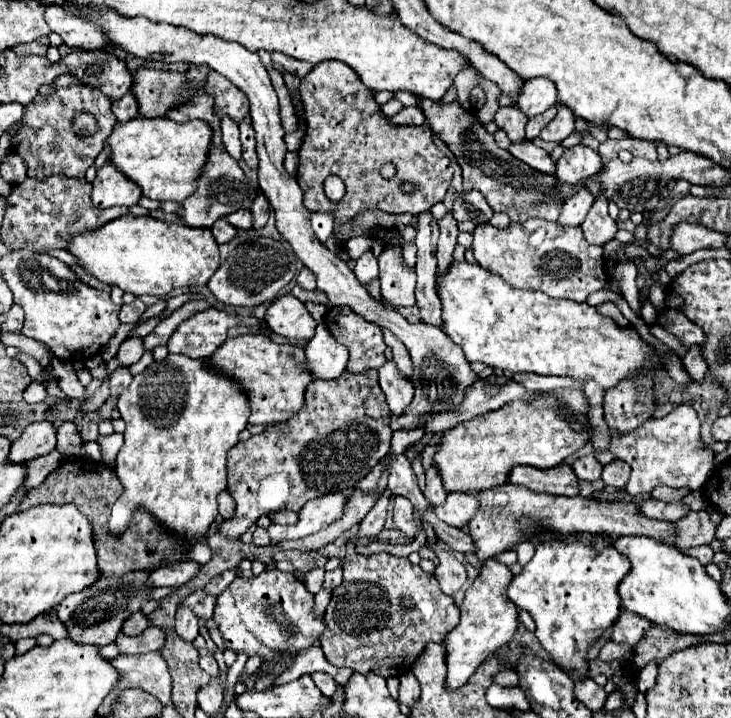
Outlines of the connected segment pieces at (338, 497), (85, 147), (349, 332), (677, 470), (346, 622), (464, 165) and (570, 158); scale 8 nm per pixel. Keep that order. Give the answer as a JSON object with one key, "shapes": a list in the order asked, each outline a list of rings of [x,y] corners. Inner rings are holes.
{"shapes":[[[[327,494],[321,496],[313,502],[307,502],[301,512],[299,512],[299,522],[293,526],[279,526],[279,524],[271,524],[267,528],[269,536],[273,542],[281,542],[281,540],[297,540],[297,538],[305,538],[309,534],[315,534],[319,530],[323,530],[325,526],[333,524],[337,518],[341,518],[343,510],[347,504],[347,496],[345,494]]],[[[61,74],[55,78],[55,92],[37,96],[25,107],[21,126],[13,132],[11,150],[15,150],[31,166],[31,178],[47,178],[53,174],[65,174],[71,178],[85,178],[85,170],[93,166],[97,154],[103,150],[105,138],[111,134],[117,118],[111,112],[111,100],[91,86],[81,86],[77,78]],[[79,112],[89,112],[97,118],[97,132],[93,135],[77,135],[71,130],[71,120]]],[[[333,306],[325,316],[325,324],[329,332],[349,348],[347,370],[361,372],[365,368],[381,368],[387,362],[381,328],[349,310],[349,306]]],[[[679,404],[665,418],[651,418],[649,422],[641,424],[633,432],[625,434],[625,432],[617,432],[617,430],[609,430],[609,434],[611,434],[609,450],[619,460],[625,460],[633,470],[631,478],[627,482],[627,488],[625,488],[625,492],[631,496],[651,494],[651,490],[657,486],[673,486],[673,488],[687,486],[689,490],[697,490],[697,488],[703,488],[703,484],[707,482],[707,478],[711,476],[711,472],[715,468],[715,452],[703,444],[701,434],[699,434],[699,418],[697,418],[697,412],[691,408],[691,404]]],[[[351,542],[347,544],[347,556],[343,560],[343,582],[333,590],[333,598],[325,610],[325,634],[319,642],[325,658],[333,666],[347,666],[359,674],[377,674],[383,678],[403,676],[411,672],[413,662],[429,642],[443,642],[447,634],[459,624],[459,608],[451,596],[445,596],[433,574],[423,572],[411,564],[409,558],[393,556],[387,552],[361,556]]],[[[423,98],[419,108],[423,110],[433,134],[437,134],[455,154],[457,164],[463,170],[463,192],[479,190],[489,206],[495,212],[505,212],[511,222],[525,222],[529,218],[559,218],[563,200],[559,198],[559,184],[553,174],[533,170],[531,166],[525,166],[525,162],[513,158],[507,150],[499,148],[483,124],[473,122],[459,102],[439,104]]],[[[577,144],[573,148],[567,148],[563,156],[557,160],[557,172],[555,176],[565,184],[577,184],[585,178],[595,176],[601,170],[601,156],[599,152]]]]}

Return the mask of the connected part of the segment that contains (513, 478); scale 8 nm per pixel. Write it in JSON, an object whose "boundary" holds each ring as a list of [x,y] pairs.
{"boundary":[[[565,462],[549,470],[541,470],[535,466],[517,466],[509,472],[509,482],[521,484],[533,492],[545,492],[545,494],[555,494],[555,496],[579,494],[579,478],[573,474],[573,468]]]}

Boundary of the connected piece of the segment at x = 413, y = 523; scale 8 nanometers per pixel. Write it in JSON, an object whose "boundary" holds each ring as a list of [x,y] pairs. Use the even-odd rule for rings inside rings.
{"boundary":[[[395,498],[393,522],[411,540],[415,540],[419,530],[423,530],[423,524],[413,518],[413,506],[411,506],[411,502],[407,498]]]}

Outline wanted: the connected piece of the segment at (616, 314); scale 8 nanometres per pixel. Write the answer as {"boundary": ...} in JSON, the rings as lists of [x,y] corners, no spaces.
{"boundary":[[[607,302],[607,304],[599,304],[599,306],[597,306],[597,312],[601,312],[603,316],[613,318],[619,326],[622,325],[623,327],[628,327],[630,325],[627,319],[621,319],[621,312],[619,312],[619,310],[617,310],[617,306],[615,306],[615,304],[611,304],[611,302]]]}

